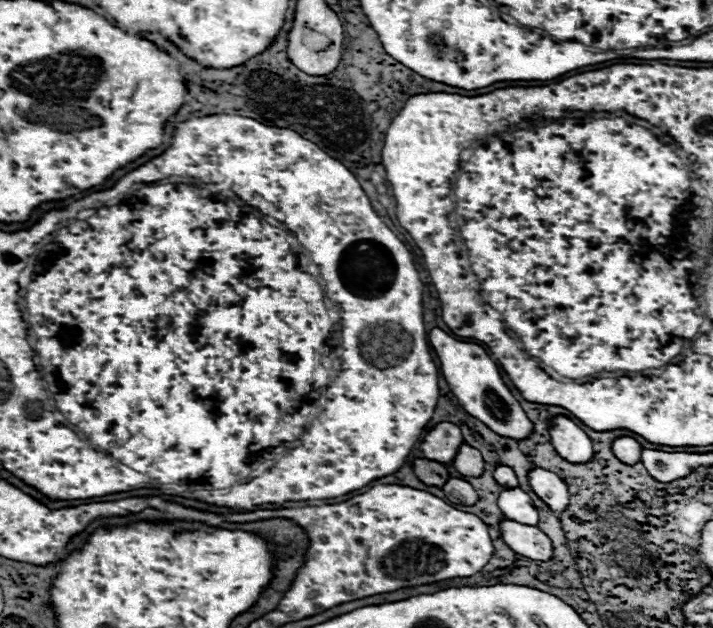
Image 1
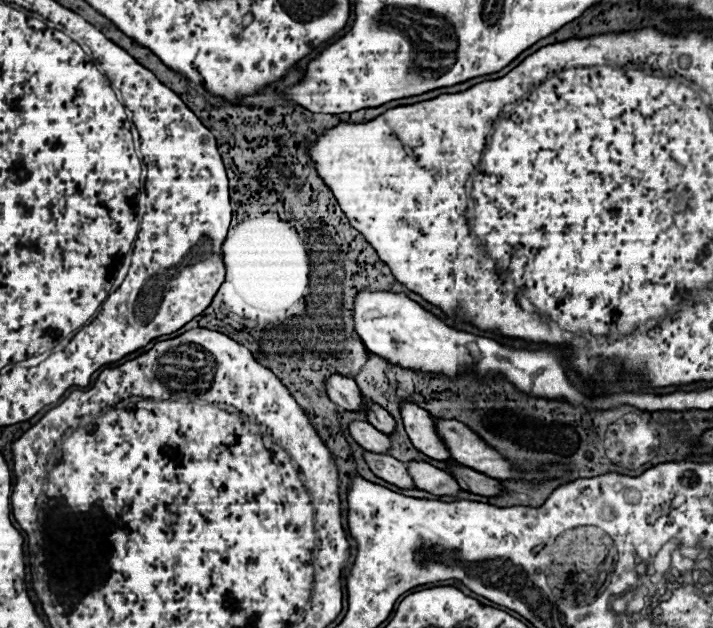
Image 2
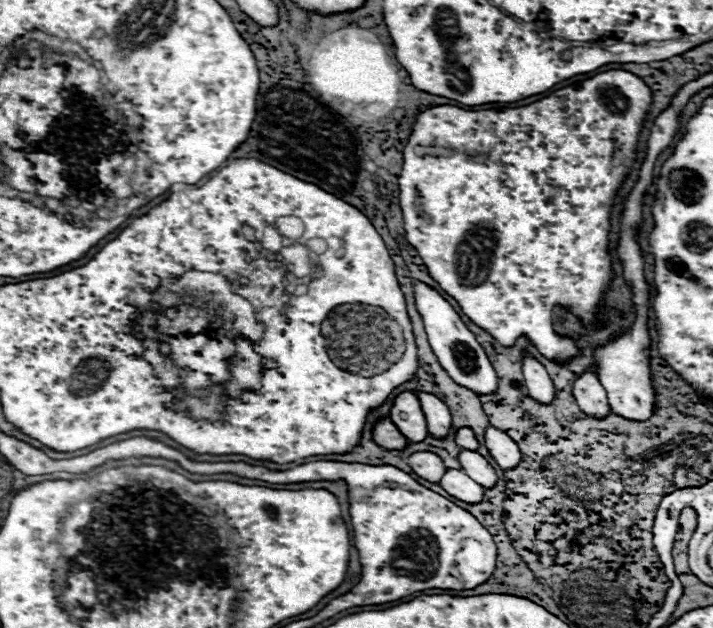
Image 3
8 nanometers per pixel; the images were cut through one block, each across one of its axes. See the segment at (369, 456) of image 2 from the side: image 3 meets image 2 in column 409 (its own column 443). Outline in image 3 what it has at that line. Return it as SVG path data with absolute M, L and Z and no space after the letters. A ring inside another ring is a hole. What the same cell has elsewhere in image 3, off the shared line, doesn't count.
M446 468L444 476L438 482L448 494L456 496L458 500L464 502L480 502L482 500L482 486L478 482L474 482L472 478L468 478L462 470L454 470L454 468Z

